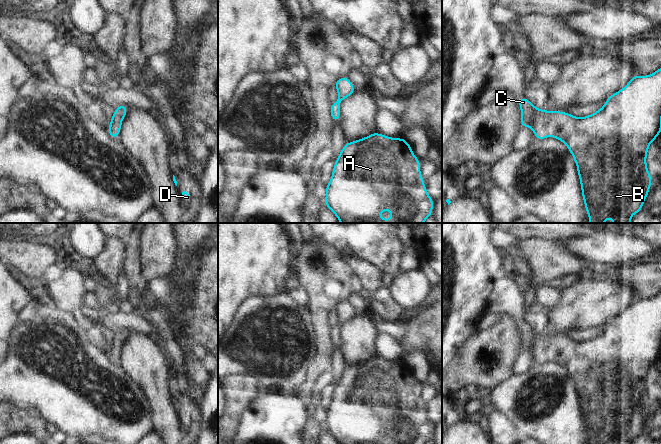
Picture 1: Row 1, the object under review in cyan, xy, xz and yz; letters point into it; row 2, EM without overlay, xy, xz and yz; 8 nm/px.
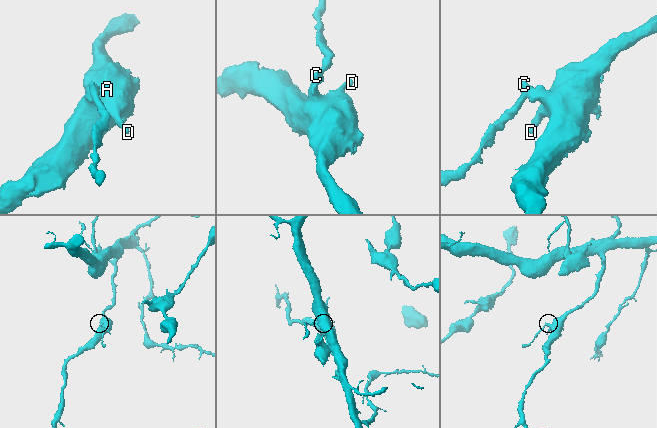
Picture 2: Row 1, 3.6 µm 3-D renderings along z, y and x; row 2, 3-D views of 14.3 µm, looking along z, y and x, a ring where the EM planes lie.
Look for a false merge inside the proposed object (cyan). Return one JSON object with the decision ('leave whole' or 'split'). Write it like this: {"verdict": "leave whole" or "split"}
{"verdict": "leave whole"}

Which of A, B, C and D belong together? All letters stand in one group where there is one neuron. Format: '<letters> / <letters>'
A B C D

